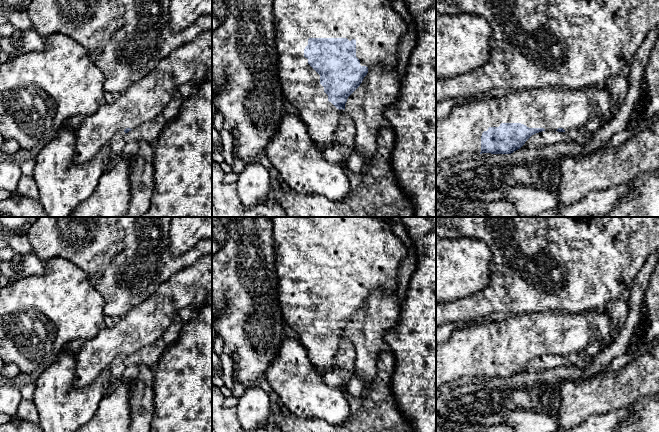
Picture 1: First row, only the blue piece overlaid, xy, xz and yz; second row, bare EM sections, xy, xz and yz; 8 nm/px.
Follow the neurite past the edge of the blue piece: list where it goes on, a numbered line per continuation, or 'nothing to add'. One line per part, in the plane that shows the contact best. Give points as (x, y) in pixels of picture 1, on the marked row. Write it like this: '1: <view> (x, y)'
1: xz (377, 28)

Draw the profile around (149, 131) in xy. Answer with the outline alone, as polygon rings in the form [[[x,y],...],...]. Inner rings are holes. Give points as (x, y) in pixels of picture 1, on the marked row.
[[[176,90],[169,103],[157,118],[143,123],[138,128],[124,134],[125,143],[137,140],[150,143],[151,141],[158,139],[163,127],[178,116],[183,100],[184,98],[180,91]]]

